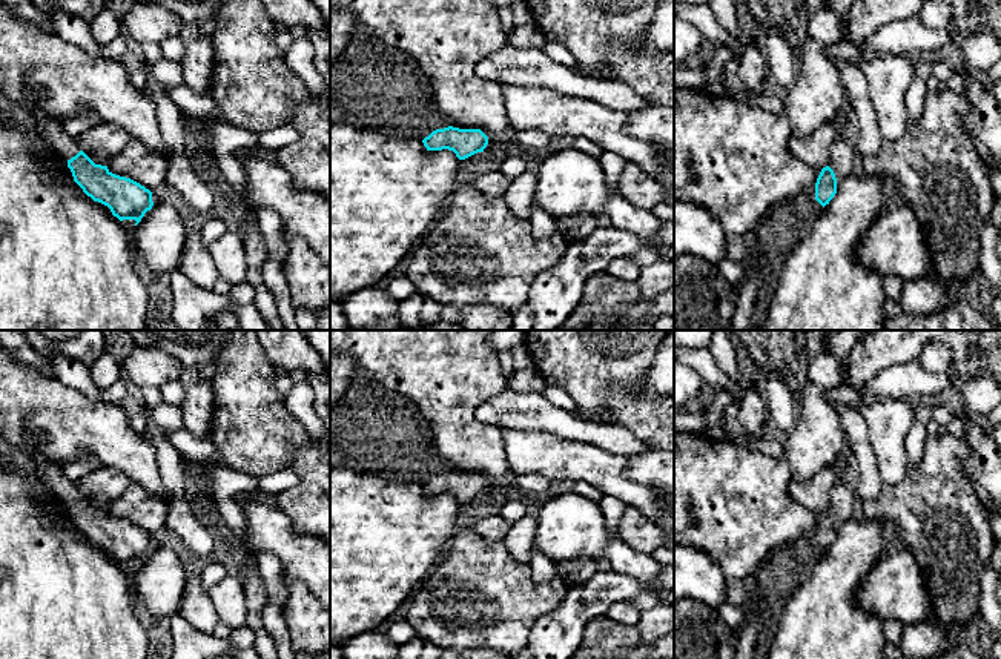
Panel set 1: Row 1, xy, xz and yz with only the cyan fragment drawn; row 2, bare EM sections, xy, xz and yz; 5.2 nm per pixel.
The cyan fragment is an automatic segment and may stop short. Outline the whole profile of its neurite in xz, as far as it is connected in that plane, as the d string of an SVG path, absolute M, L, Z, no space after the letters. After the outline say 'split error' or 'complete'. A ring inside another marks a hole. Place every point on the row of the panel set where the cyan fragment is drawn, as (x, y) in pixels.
M444 127L433 131L422 140L427 151L448 149L459 160L465 160L477 152L484 152L488 144L488 137L481 129Z; complete

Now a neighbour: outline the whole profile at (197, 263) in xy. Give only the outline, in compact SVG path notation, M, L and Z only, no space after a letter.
M187 223L187 237L180 266L181 272L197 286L213 290L220 280L209 247L201 241L200 224Z

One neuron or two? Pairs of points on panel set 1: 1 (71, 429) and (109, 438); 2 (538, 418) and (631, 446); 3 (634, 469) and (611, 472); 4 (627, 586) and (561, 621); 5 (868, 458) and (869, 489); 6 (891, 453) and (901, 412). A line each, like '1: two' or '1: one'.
1: one
2: one
3: two
4: one
5: one
6: one

